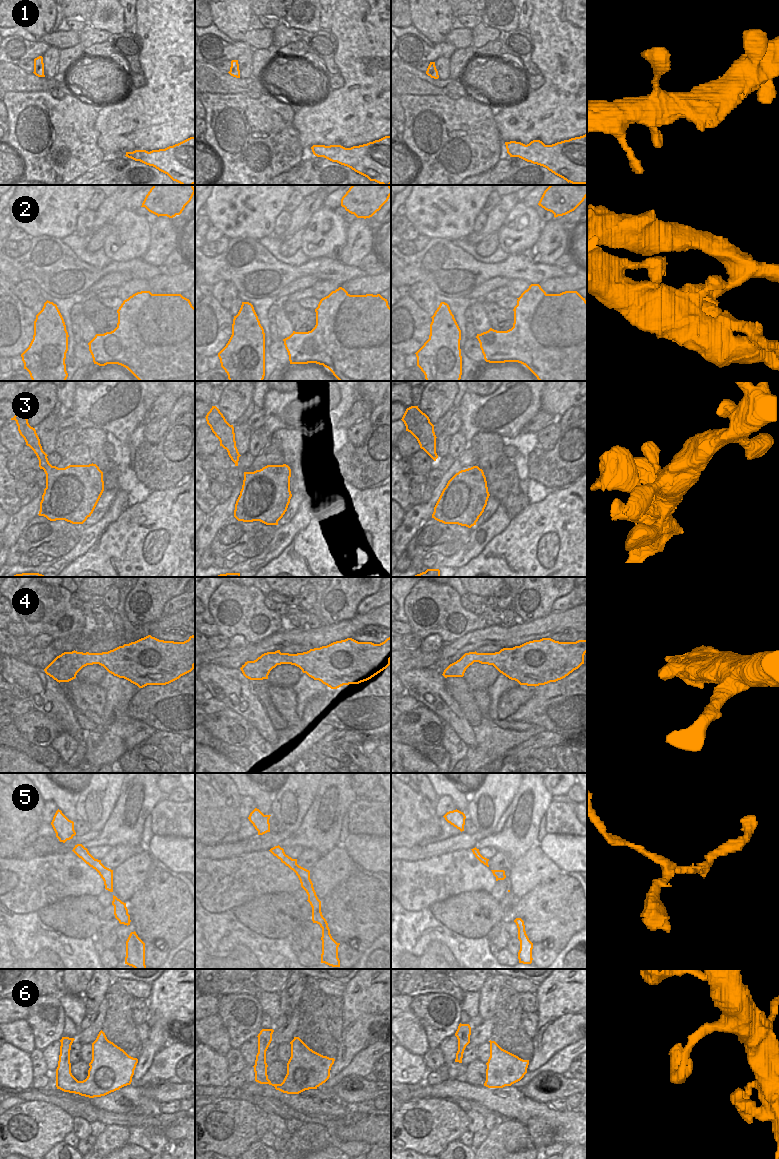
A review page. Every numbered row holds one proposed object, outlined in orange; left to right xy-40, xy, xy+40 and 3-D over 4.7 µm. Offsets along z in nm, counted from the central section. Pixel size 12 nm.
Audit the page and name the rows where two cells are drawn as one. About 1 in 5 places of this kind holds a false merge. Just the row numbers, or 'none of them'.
2

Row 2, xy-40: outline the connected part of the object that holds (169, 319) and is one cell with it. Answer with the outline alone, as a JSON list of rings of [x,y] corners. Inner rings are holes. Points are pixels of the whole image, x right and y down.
[[[152,294],[149,300],[143,306],[144,320],[137,321],[138,332],[145,333],[146,337],[142,338],[148,347],[167,347],[175,346],[182,343],[195,330],[195,308],[192,306],[189,299],[181,294]]]

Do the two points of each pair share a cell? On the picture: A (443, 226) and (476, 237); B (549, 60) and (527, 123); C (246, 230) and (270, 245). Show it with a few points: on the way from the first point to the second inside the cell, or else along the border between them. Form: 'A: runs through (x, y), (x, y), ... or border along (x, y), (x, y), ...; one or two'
A: border along (472, 231), (465, 238); two
B: runs through (550, 76), (550, 100), (543, 107); one
C: border along (272, 234), (266, 235), (258, 241); two

